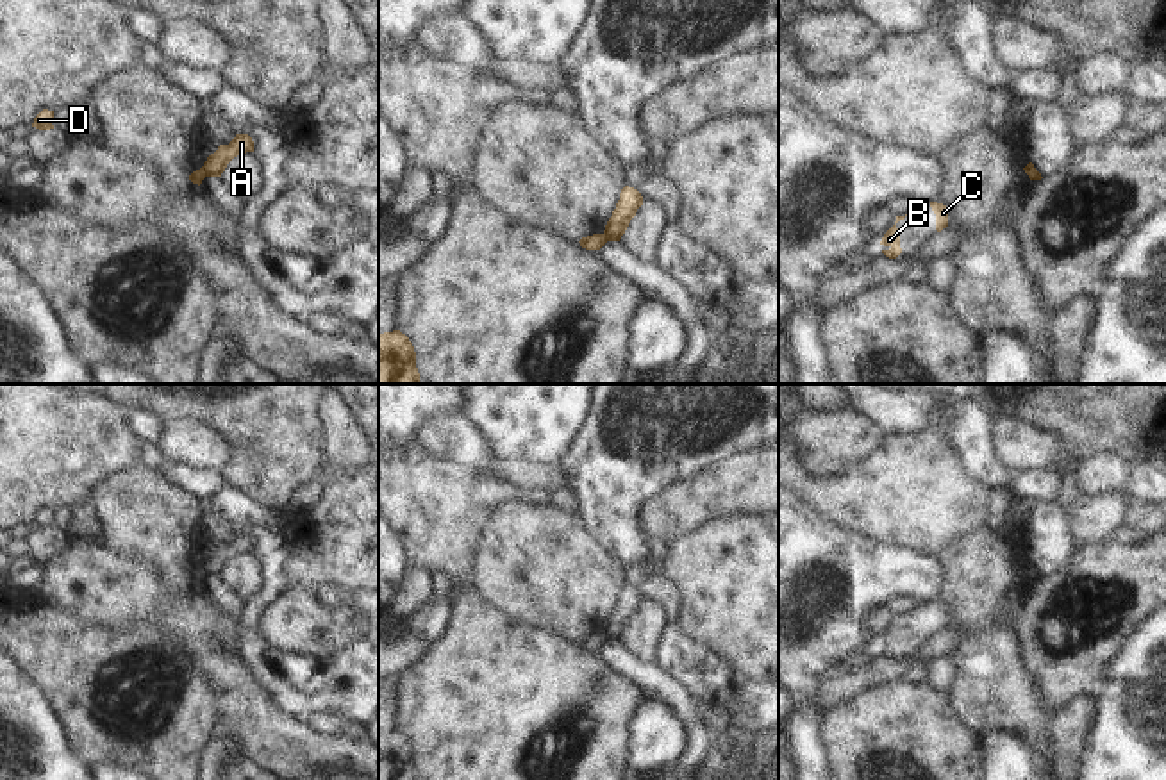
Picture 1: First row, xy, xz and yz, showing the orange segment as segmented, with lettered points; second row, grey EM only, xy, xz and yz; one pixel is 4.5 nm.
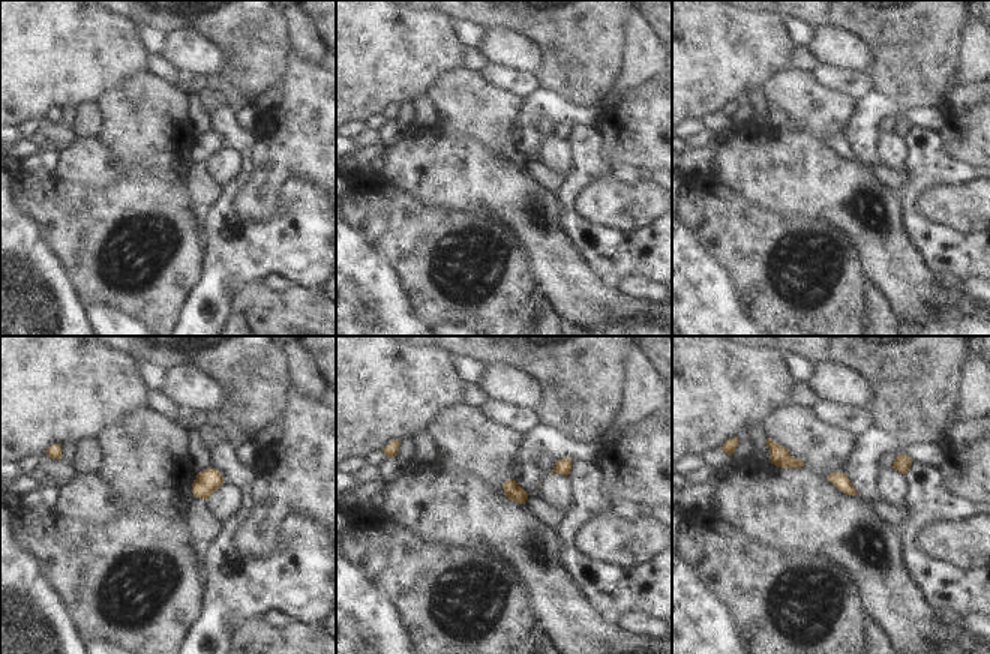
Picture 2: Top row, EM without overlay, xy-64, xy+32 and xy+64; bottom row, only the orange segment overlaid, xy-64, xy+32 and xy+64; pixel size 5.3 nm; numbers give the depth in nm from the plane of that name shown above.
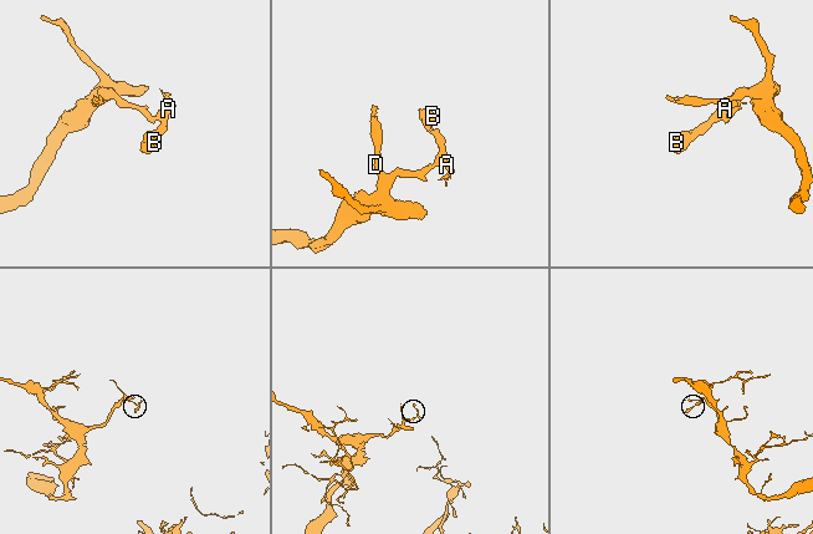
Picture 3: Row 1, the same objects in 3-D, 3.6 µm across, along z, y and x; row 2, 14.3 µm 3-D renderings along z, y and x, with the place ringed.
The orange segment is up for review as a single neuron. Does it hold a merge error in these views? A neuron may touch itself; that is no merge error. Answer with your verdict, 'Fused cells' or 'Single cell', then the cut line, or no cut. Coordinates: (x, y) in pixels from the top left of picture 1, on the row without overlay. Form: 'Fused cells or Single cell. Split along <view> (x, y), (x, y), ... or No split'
Fused cells. Split along xz (602, 634), (607, 639)

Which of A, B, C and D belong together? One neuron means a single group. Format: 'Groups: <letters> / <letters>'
Groups: A B C / D

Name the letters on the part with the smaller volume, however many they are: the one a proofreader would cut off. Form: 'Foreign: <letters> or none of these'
Foreign: A, B, C

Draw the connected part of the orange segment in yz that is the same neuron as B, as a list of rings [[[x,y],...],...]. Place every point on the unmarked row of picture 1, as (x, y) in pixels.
[[[896,616],[895,625],[884,634],[880,644],[884,644],[886,648],[882,650],[882,653],[889,659],[896,659],[902,653],[900,648],[900,630],[896,628],[896,623],[900,619],[904,619],[905,616]]]

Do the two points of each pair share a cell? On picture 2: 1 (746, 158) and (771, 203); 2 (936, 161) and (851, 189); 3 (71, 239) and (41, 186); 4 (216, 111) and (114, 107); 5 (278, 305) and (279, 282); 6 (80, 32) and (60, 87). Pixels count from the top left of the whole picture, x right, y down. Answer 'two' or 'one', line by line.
1: one
2: two
3: one
4: two
5: two
6: one

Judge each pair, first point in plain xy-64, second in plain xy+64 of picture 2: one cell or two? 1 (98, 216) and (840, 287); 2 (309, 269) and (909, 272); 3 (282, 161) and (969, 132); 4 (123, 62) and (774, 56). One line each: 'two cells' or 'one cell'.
1: one cell
2: two cells
3: one cell
4: one cell

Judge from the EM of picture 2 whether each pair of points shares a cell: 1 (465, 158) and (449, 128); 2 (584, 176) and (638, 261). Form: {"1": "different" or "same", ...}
{"1": "different", "2": "same"}

